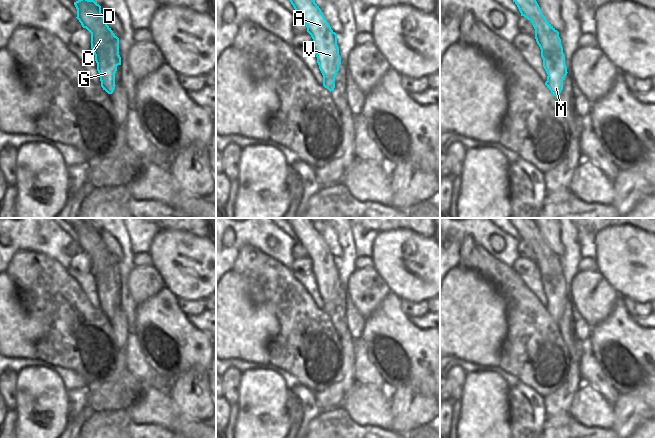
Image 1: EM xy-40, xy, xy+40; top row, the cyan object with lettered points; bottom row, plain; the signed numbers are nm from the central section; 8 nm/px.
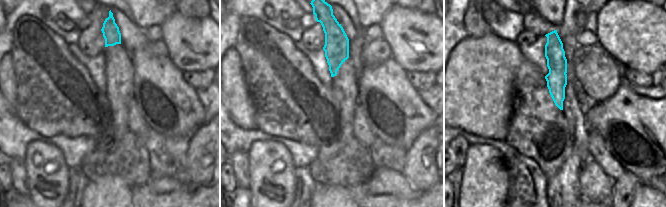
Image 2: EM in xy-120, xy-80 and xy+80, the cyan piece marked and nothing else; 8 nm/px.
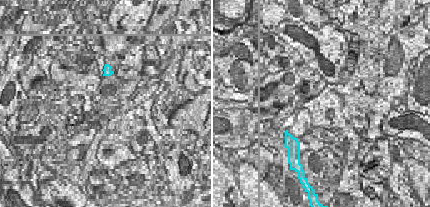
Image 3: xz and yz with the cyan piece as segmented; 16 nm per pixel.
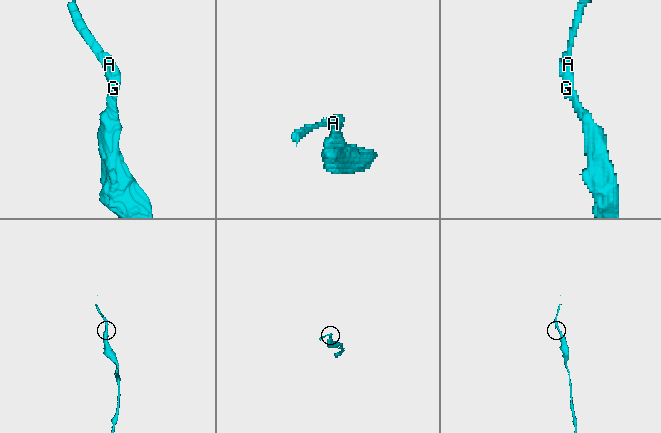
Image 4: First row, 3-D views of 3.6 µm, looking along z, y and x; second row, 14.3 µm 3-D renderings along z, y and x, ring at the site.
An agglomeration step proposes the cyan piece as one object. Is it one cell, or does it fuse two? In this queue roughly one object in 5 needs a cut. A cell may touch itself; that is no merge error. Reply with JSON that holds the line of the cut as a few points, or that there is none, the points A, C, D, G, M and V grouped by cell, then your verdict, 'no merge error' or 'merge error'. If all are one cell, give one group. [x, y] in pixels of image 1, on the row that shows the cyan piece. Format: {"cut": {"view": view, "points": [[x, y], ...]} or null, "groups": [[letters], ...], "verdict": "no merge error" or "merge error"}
{"cut": null, "groups": [["A", "C", "D", "G", "M", "V"]], "verdict": "no merge error"}

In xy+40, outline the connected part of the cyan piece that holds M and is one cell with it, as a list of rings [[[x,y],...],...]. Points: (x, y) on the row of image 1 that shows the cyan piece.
[[[536,0],[513,2],[521,16],[530,20],[535,29],[535,39],[541,49],[543,67],[548,75],[545,85],[553,96],[558,98],[563,89],[563,80],[568,73],[559,32],[547,21]]]

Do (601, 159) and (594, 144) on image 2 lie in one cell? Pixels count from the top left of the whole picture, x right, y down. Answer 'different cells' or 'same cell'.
same cell

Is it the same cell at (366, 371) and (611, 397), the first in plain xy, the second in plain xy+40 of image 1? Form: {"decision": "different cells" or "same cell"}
{"decision": "same cell"}

